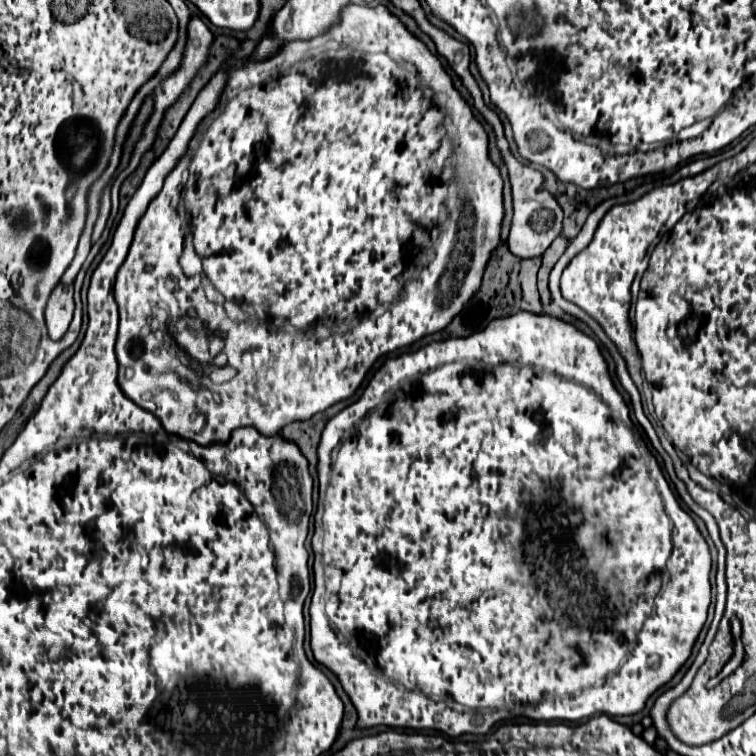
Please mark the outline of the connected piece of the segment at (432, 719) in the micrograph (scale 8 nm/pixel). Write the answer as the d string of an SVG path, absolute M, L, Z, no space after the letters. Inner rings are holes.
M517 312L513 316L493 320L485 330L477 334L432 342L419 350L386 360L369 380L363 396L327 422L321 434L317 456L319 501L314 514L315 588L309 608L311 648L315 660L337 674L353 706L357 708L361 726L371 728L383 724L391 728L439 730L447 736L461 736L485 734L495 722L519 716L536 722L572 723L591 718L595 714L635 714L645 706L647 698L659 686L667 684L689 658L693 642L697 640L705 624L707 608L711 603L709 546L693 518L679 506L655 456L632 422L629 409L621 394L615 390L607 372L607 364L599 352L597 342L579 332L575 326L547 314ZM459 358L477 360L483 364L457 362ZM505 362L529 364L533 368L509 366ZM340 442L337 458L333 462L331 452ZM321 542L327 544L323 552L325 580L321 572Z

